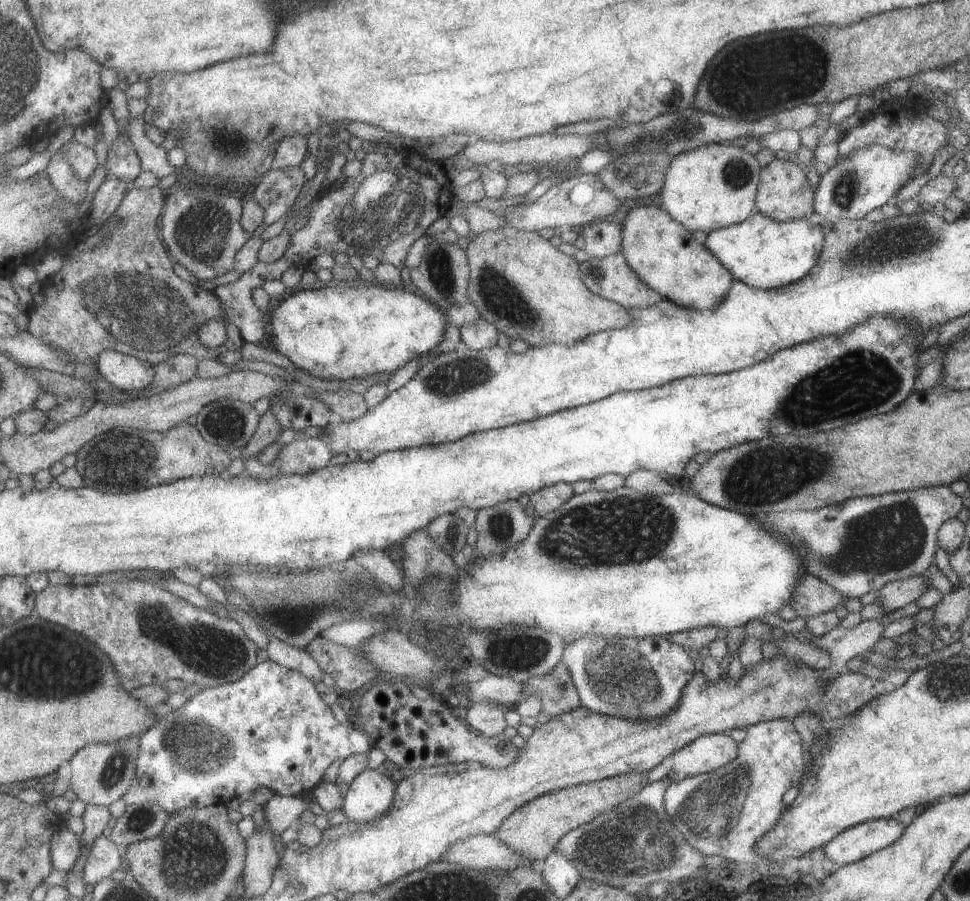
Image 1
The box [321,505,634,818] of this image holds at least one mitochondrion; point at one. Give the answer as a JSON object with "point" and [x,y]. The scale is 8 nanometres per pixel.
{"point":[517,651]}

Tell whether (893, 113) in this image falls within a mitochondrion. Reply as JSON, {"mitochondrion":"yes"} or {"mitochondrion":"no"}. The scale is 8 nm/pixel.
{"mitochondrion":"no"}

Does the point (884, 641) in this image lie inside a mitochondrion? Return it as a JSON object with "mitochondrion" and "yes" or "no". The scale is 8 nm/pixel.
{"mitochondrion":"no"}

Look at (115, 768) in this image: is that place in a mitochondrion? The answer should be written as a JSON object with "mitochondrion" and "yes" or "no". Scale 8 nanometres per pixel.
{"mitochondrion":"yes"}

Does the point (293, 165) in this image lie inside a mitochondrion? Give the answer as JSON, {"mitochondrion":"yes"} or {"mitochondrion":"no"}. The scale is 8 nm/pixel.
{"mitochondrion":"no"}

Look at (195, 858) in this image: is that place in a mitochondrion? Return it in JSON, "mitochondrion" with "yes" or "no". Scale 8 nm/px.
{"mitochondrion":"yes"}

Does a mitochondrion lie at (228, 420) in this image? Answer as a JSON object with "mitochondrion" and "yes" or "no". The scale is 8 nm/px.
{"mitochondrion":"yes"}

